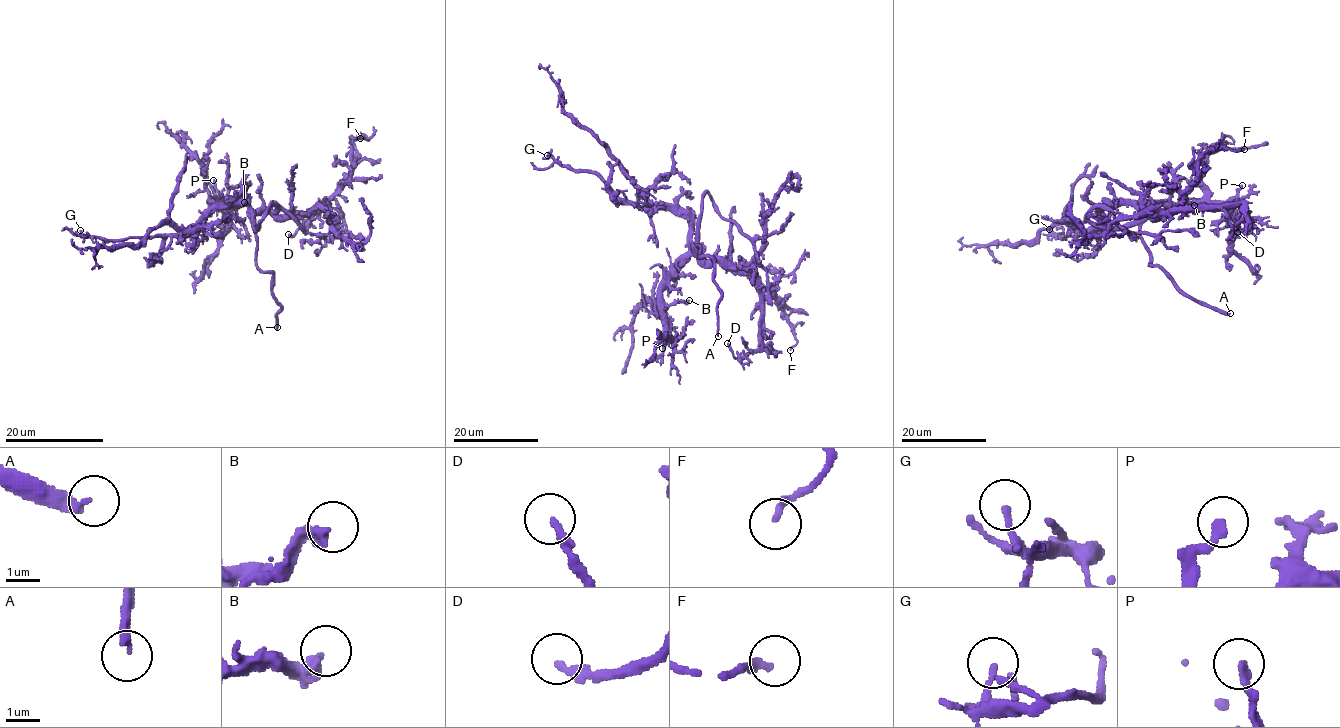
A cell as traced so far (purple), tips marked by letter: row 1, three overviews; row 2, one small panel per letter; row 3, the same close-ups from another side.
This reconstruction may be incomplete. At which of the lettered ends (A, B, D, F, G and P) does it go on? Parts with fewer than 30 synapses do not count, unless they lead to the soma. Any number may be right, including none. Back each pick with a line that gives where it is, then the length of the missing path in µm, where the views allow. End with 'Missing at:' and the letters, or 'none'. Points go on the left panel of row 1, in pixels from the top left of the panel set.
A: at (277, 327); about 90 µm are missing
Missing at: A

